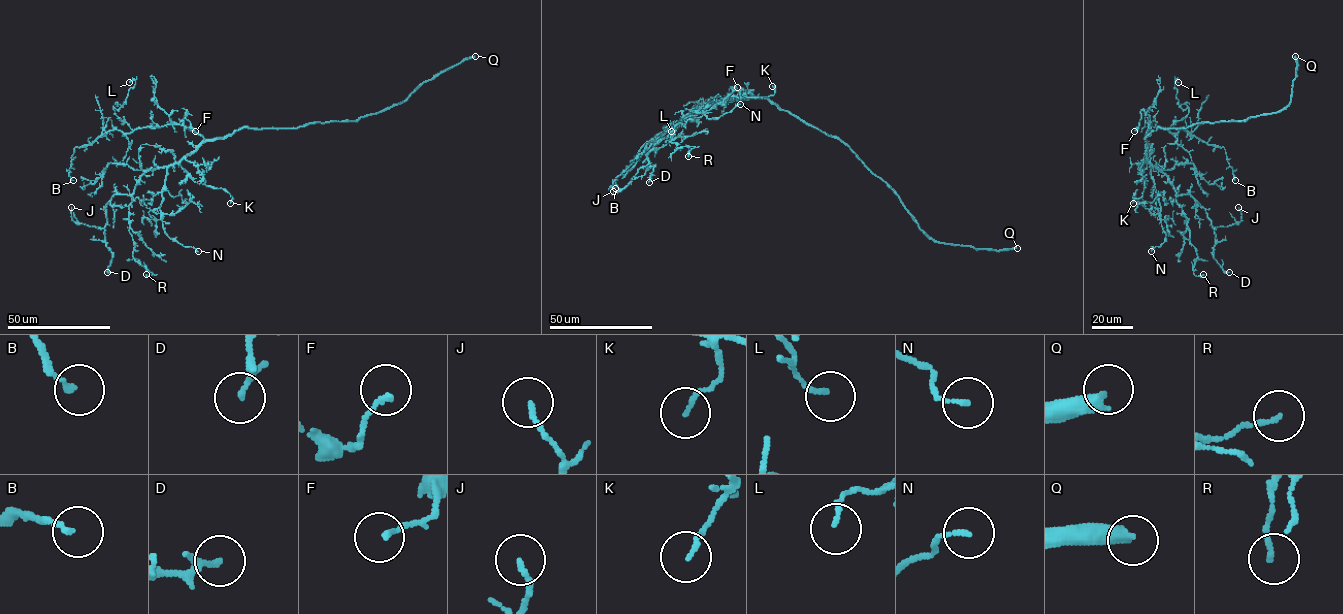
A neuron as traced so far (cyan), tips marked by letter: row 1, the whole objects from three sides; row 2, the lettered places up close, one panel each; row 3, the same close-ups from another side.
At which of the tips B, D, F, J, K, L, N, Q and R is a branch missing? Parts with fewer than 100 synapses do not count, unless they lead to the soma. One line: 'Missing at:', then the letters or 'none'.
Missing at: Q

